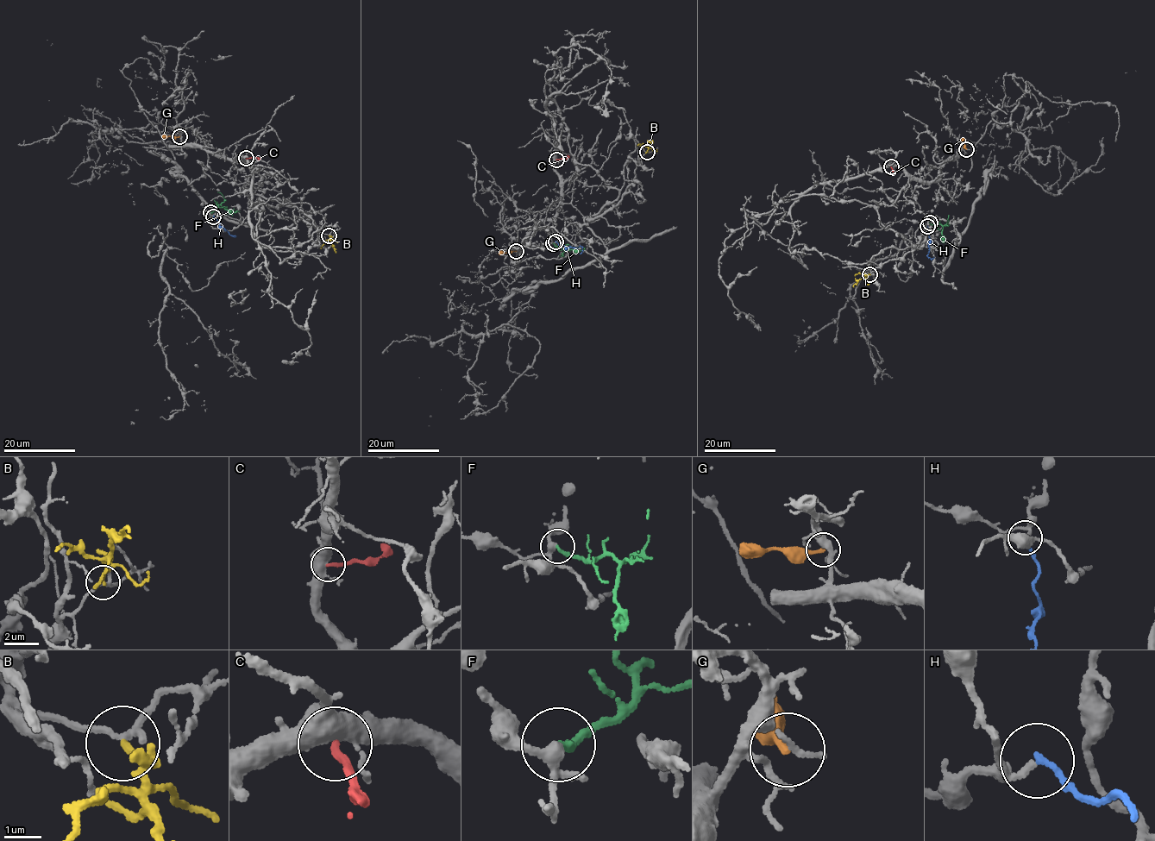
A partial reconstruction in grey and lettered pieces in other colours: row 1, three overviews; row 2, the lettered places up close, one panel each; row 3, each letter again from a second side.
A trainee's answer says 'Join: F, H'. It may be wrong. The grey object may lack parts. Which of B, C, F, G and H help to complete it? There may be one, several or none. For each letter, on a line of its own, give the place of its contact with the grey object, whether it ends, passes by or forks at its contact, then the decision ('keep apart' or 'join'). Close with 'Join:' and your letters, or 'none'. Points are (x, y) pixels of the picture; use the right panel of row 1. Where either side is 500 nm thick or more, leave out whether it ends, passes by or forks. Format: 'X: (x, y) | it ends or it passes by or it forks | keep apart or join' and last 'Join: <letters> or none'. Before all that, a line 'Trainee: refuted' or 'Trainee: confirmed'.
Trainee: confirmed
B: (869, 274) | it ends | keep apart
C: (891, 166) | keep apart
F: (930, 222) | it ends | join
G: (966, 149) | it ends | keep apart
H: (927, 226) | it ends | join
Join: F, H

